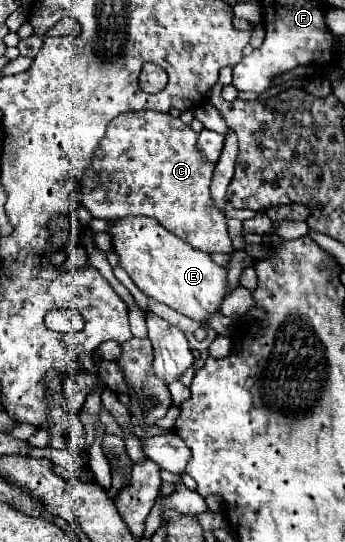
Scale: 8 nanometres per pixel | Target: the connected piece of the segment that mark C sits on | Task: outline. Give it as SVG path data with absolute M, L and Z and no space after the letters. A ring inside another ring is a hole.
M154 110L116 116L102 138L90 168L78 178L80 202L94 218L150 216L192 248L232 254L228 224L210 196L214 164L196 148L198 134L180 118Z

